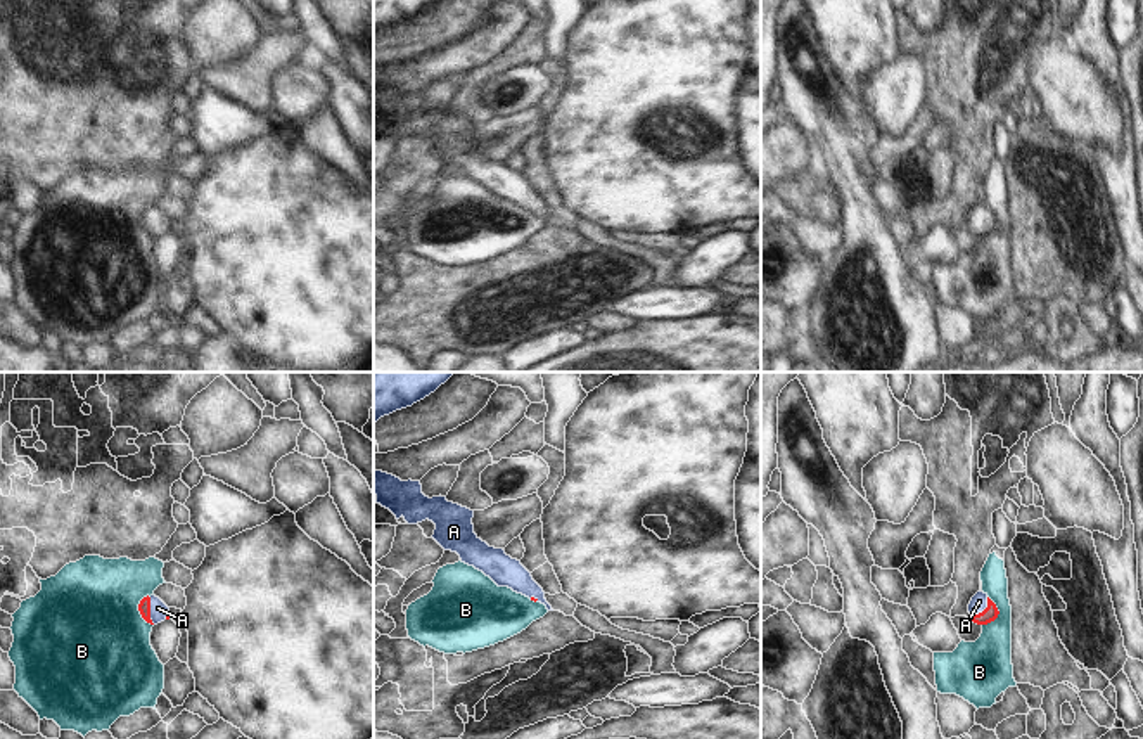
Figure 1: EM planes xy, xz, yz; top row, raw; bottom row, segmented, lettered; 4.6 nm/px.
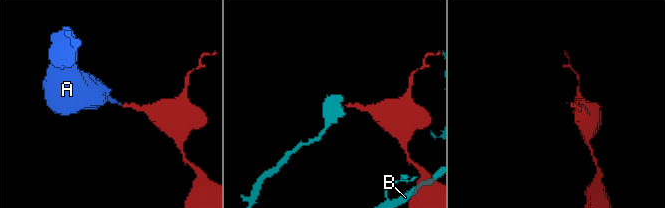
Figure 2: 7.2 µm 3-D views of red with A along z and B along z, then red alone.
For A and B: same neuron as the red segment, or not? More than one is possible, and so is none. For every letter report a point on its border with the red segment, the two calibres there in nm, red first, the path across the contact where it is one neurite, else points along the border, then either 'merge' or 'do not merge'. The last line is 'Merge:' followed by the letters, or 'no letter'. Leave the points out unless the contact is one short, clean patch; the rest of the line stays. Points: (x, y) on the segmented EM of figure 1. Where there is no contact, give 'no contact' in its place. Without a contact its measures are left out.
A: meets red in xy at (149, 611); 60 nm thick on the red side, 80 nm on the other; runs through xy (144, 606), (149, 611), (158, 608); merge
B: meets red in xy at (139, 610); 60 nm thick on the red side, 500 nm on the other; do not merge
Merge: A

